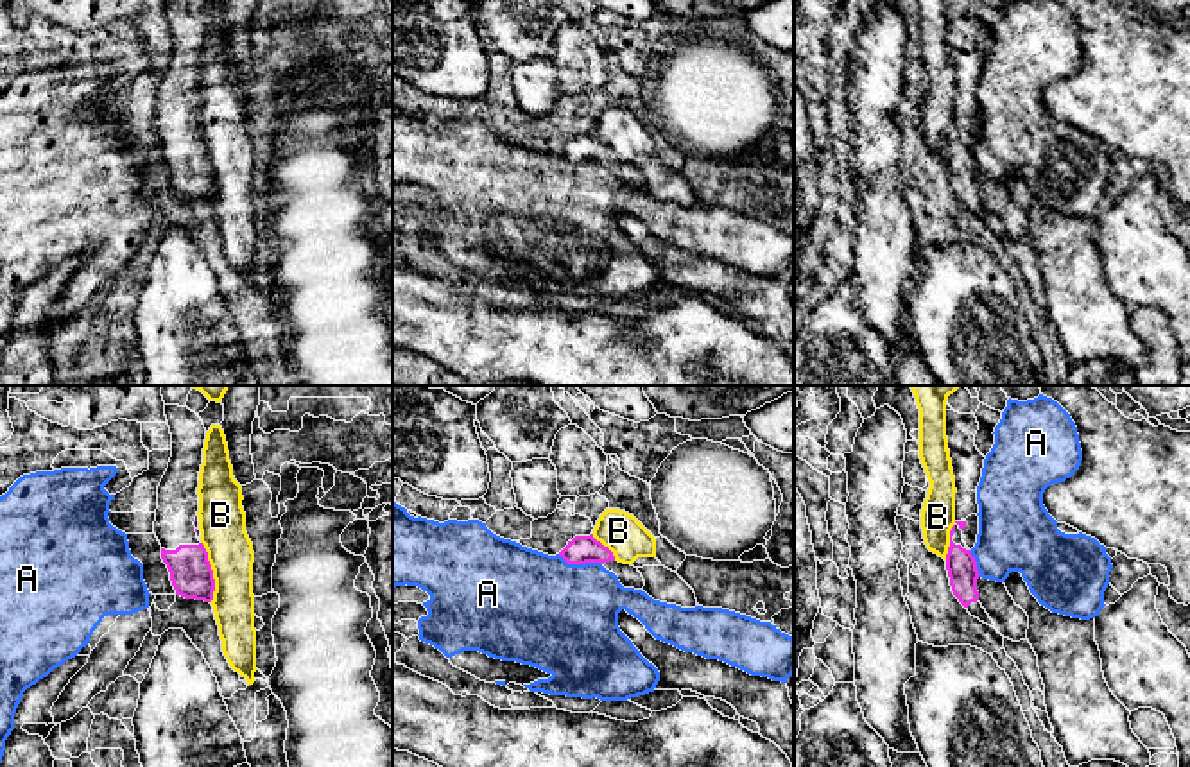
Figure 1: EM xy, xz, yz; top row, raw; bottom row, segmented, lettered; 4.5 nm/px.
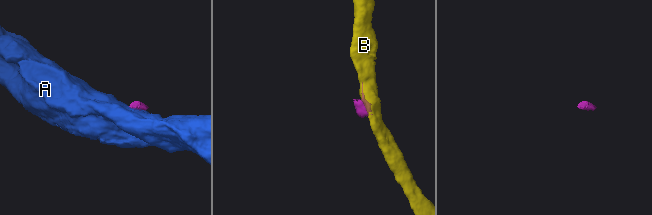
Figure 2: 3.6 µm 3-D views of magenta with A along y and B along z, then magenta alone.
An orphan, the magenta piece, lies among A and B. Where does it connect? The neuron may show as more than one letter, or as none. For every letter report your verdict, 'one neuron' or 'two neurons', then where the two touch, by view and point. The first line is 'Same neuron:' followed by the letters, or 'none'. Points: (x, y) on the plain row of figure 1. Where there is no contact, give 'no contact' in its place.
Same neuron: none
A: two neurons; contact xz (579, 162)
B: two neurons; contact xy (212, 171)

